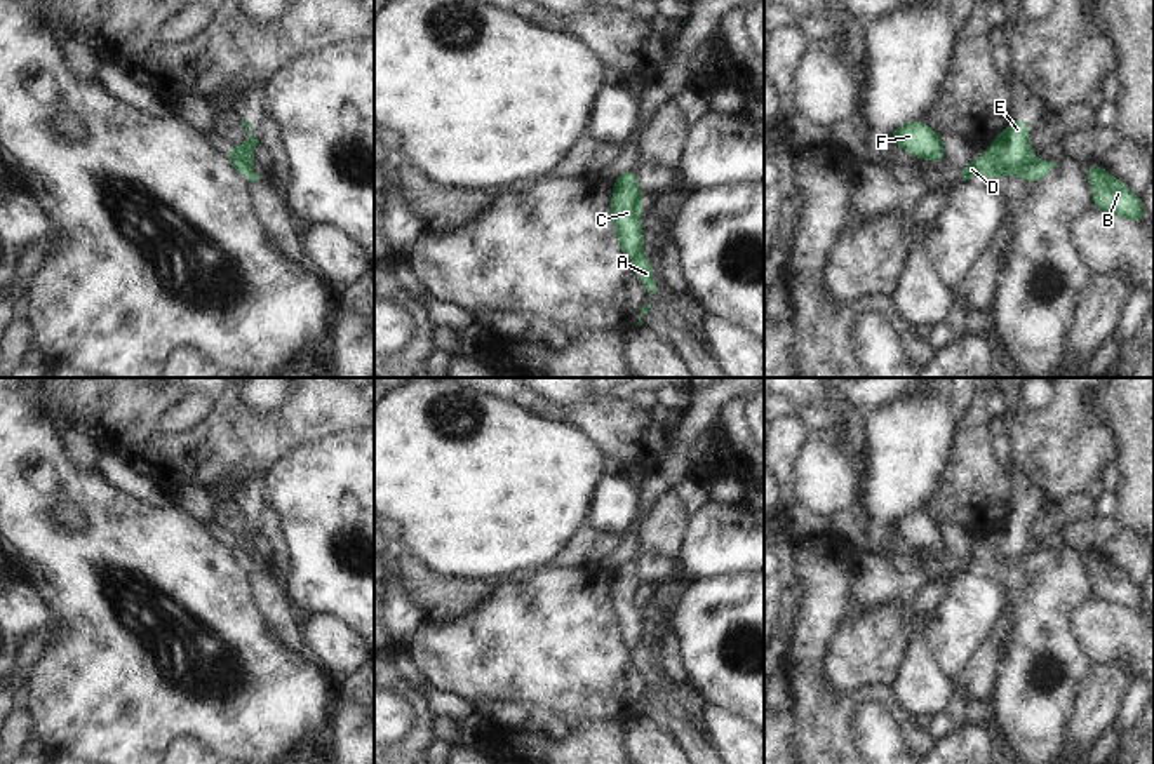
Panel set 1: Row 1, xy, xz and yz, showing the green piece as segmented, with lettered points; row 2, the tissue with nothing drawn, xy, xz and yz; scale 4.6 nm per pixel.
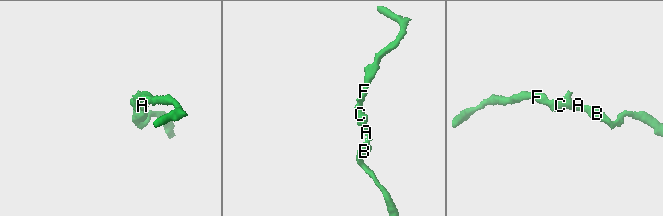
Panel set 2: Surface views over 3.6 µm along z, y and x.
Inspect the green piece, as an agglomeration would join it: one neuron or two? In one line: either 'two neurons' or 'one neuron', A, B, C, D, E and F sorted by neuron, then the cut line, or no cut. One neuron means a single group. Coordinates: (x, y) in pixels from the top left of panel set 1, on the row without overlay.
one neuron | A B C D E F | no cut

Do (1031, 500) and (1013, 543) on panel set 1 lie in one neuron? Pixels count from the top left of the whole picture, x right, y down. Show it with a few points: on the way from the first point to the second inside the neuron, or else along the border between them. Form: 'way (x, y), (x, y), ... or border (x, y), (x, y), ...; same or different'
way (1024, 510), (1013, 533); same

